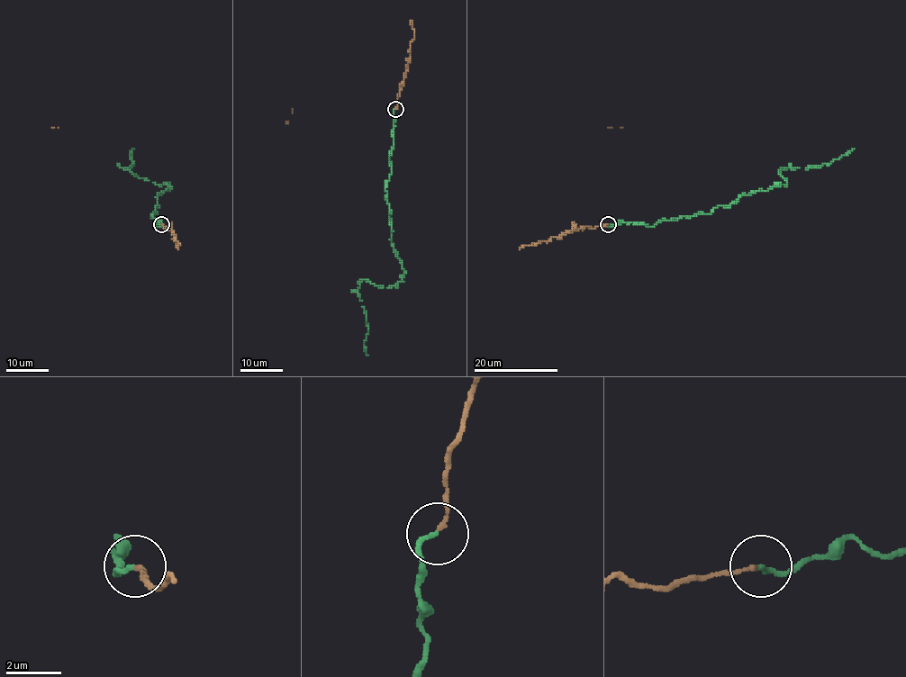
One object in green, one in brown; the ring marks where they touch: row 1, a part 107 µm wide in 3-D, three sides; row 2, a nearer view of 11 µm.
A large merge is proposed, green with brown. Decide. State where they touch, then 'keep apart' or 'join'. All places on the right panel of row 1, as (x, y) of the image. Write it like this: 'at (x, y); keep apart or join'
at (608, 224); join

